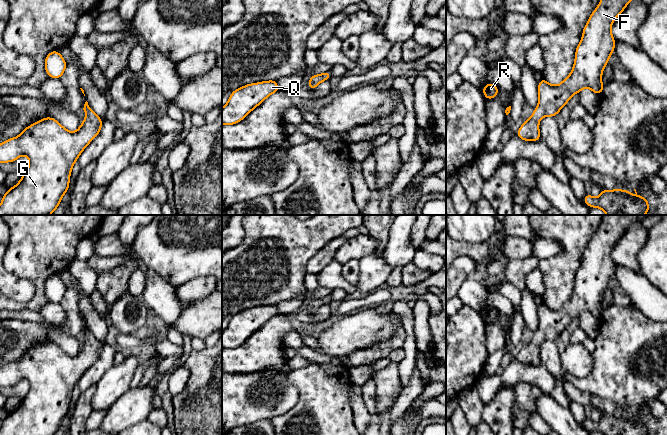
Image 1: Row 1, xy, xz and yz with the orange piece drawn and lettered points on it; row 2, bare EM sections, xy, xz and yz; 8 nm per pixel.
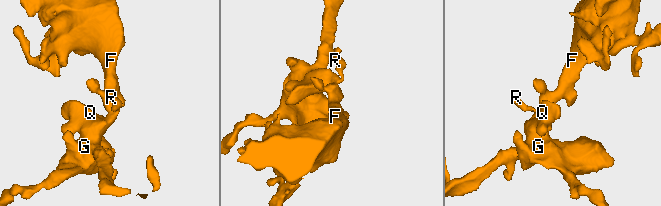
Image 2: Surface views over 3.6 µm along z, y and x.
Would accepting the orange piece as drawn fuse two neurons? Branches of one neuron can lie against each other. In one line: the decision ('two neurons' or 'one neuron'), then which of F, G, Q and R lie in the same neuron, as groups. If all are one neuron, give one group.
one neuron | F G Q R

